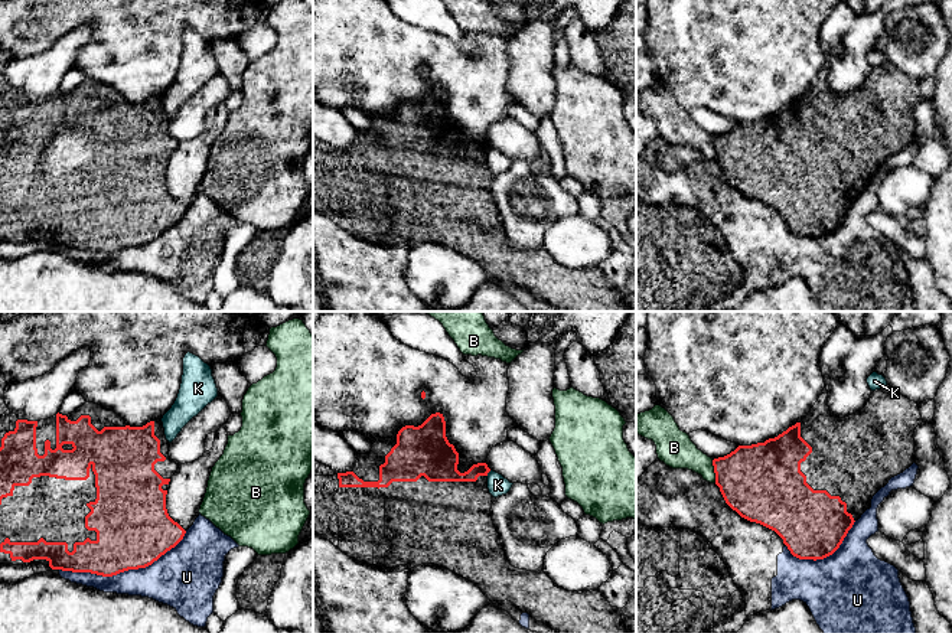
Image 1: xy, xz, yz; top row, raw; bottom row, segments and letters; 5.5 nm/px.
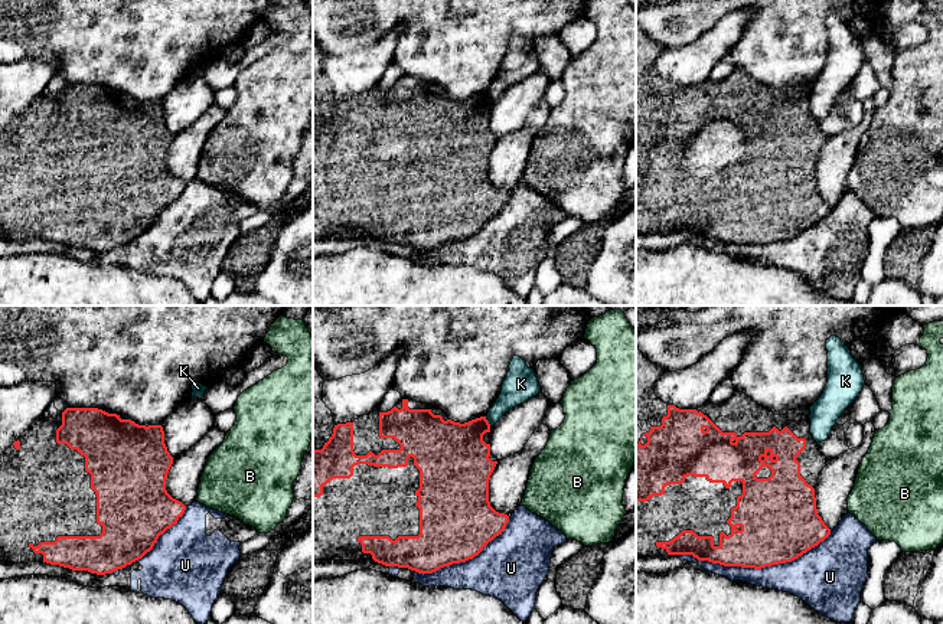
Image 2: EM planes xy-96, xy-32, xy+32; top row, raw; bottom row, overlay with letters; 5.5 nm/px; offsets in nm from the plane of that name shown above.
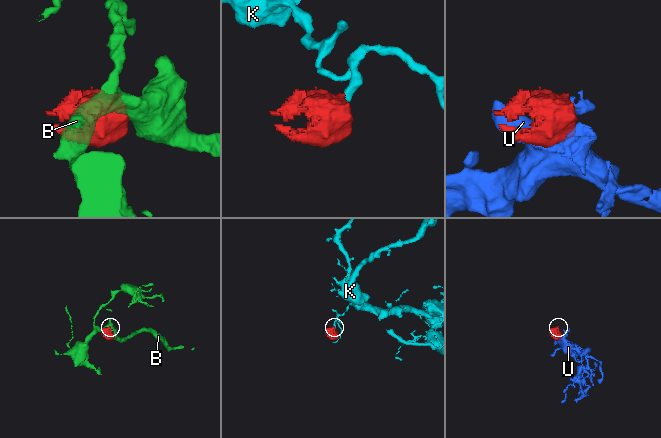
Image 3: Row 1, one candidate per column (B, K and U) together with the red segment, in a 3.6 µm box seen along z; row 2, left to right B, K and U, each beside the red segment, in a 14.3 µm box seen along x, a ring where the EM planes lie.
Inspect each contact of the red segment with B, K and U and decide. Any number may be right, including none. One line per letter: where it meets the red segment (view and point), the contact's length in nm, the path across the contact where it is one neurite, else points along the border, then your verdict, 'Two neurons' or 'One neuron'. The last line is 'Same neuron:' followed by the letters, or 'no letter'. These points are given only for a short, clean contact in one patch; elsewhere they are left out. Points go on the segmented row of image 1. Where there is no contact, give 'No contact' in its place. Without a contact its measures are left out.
B: Touches red at yz (714, 472). Shared border 130 nm. Two neurons
K: Touches red at xz (488, 472). Shared border 50 nm. Boundary: xz (491, 470), (486, 476). Two neurons
U: Touches red at xy (124, 570). Shared border 750 nm. Two neurons
Same neuron: no letter

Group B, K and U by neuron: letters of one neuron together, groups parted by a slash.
B / K / U

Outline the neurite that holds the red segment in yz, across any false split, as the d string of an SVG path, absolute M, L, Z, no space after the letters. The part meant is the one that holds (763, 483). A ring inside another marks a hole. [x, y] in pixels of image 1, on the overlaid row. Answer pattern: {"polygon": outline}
{"polygon": "M890 385L871 391L865 407L835 418L824 388L808 415L775 438L739 446L713 460L715 484L741 518L775 531L799 559L832 555L873 496L914 463L914 428L923 422L919 404Z"}

